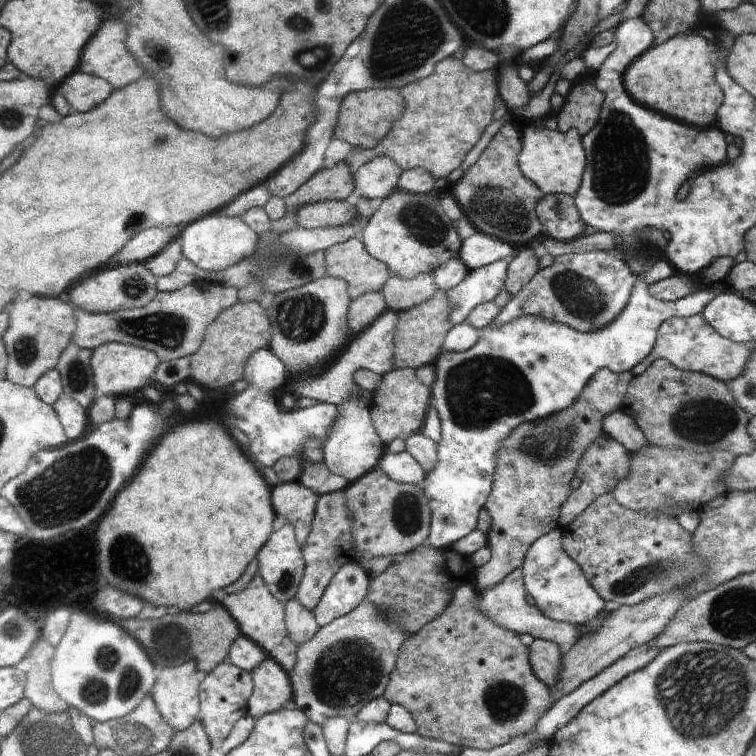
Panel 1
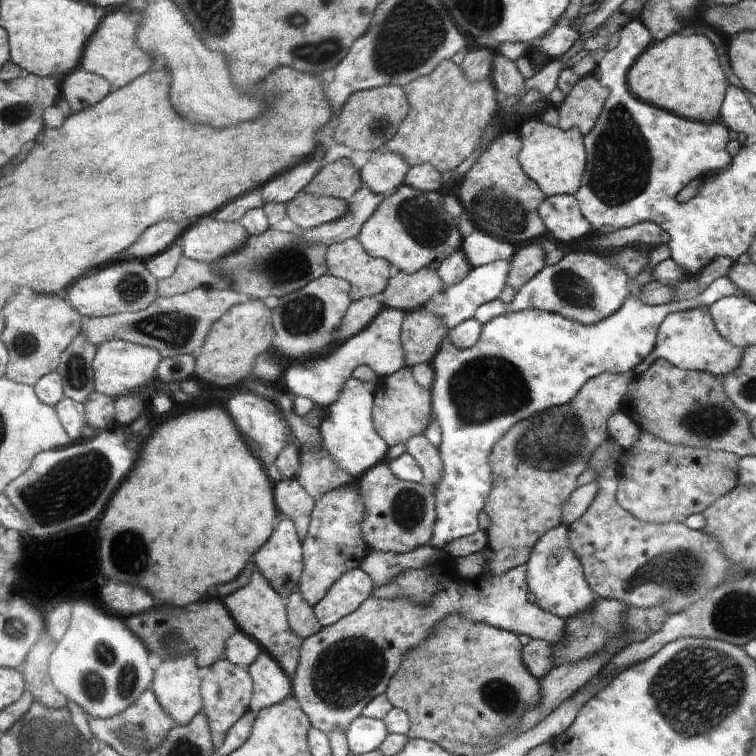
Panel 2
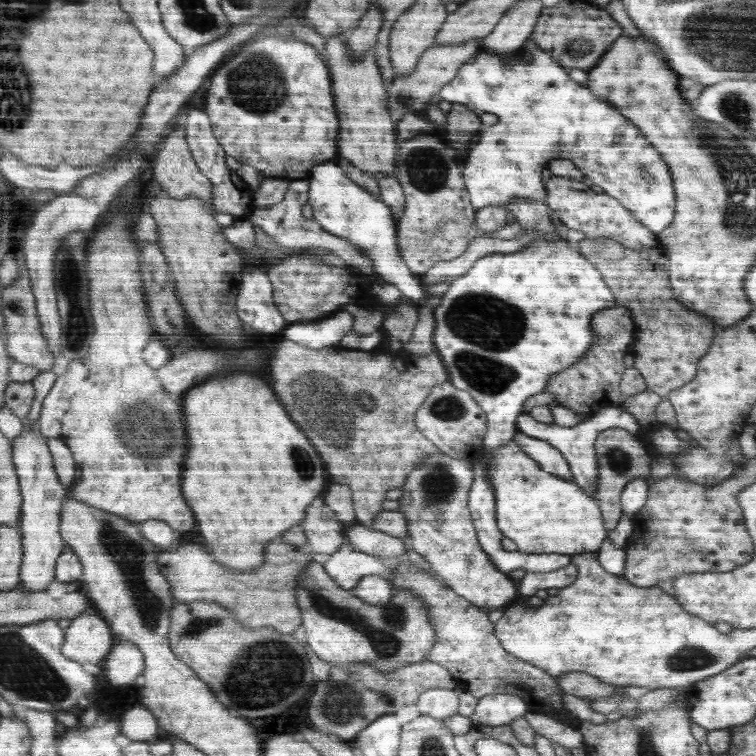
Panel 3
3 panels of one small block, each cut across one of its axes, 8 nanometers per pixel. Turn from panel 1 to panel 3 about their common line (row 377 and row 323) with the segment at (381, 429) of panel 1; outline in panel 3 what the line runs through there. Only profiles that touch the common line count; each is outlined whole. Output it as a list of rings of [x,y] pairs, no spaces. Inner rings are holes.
[[[405,298],[390,314],[384,314],[380,348],[363,351],[332,345],[316,350],[282,340],[280,346],[272,348],[274,354],[268,364],[276,396],[280,396],[284,408],[292,412],[292,420],[308,432],[308,440],[312,440],[316,452],[320,448],[320,456],[324,456],[333,482],[349,486],[356,518],[366,528],[372,528],[376,516],[385,512],[383,502],[389,490],[403,486],[406,476],[422,460],[441,453],[432,440],[420,434],[414,420],[434,384],[452,384],[447,365],[436,350],[428,355],[411,355],[404,372],[396,372],[390,362],[398,358],[404,344],[410,341],[418,323],[418,307]],[[308,420],[312,420],[312,424],[308,424]],[[318,432],[322,434],[320,444]]]

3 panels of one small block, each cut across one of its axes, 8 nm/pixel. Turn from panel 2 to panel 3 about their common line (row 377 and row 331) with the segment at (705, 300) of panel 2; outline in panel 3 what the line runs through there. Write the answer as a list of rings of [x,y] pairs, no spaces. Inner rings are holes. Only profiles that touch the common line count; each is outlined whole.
[[[566,240],[556,243],[539,241],[515,254],[488,254],[472,265],[467,274],[451,281],[442,297],[439,307],[433,309],[436,322],[434,348],[447,365],[454,388],[468,392],[487,416],[488,427],[484,435],[483,450],[472,461],[475,484],[470,490],[470,512],[474,518],[479,543],[496,568],[503,573],[520,569],[526,570],[526,573],[548,572],[564,568],[572,563],[572,556],[569,554],[526,554],[518,550],[508,552],[504,548],[504,536],[495,517],[496,494],[488,473],[490,459],[484,456],[498,450],[518,434],[517,423],[524,402],[534,394],[544,393],[548,378],[576,365],[596,344],[598,335],[594,335],[592,331],[592,320],[597,313],[616,307],[616,297],[599,270],[577,252],[575,245]]]

